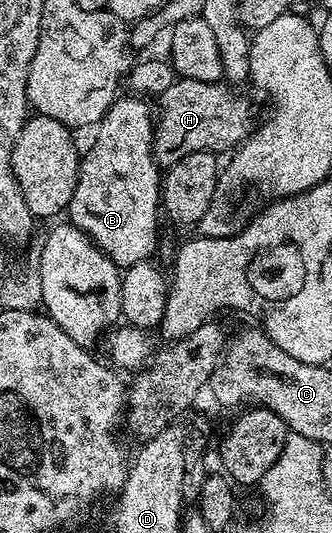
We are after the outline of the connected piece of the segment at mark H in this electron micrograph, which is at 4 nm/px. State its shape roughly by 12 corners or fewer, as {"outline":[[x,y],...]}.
{"outline":[[175,79],[156,101],[161,167],[224,155],[255,128],[241,91]]}

